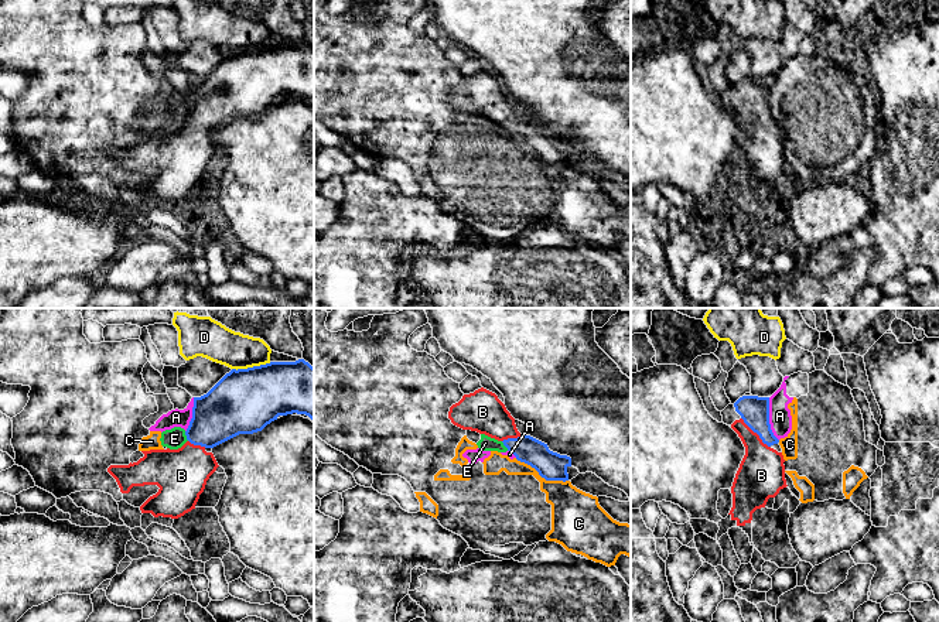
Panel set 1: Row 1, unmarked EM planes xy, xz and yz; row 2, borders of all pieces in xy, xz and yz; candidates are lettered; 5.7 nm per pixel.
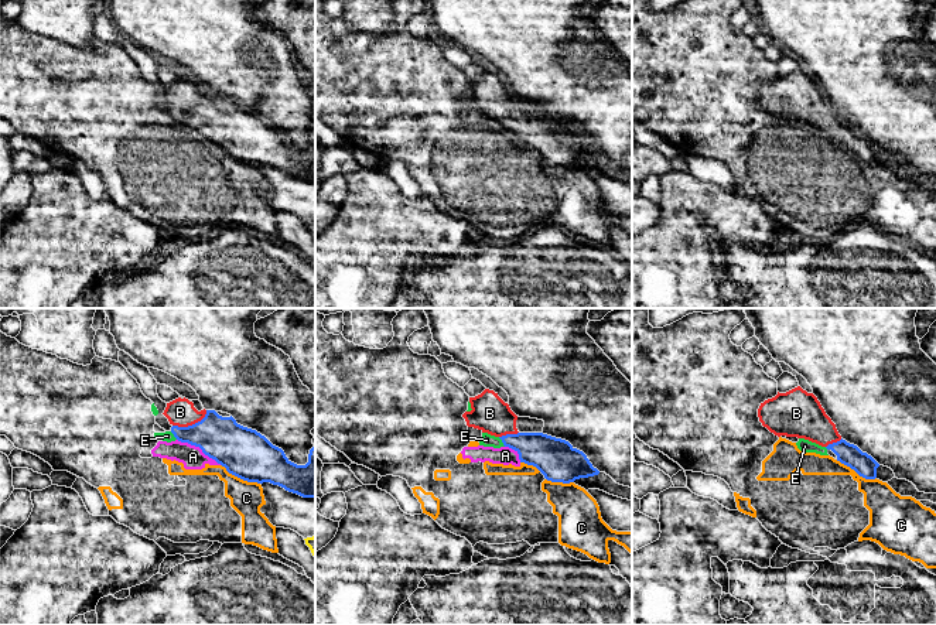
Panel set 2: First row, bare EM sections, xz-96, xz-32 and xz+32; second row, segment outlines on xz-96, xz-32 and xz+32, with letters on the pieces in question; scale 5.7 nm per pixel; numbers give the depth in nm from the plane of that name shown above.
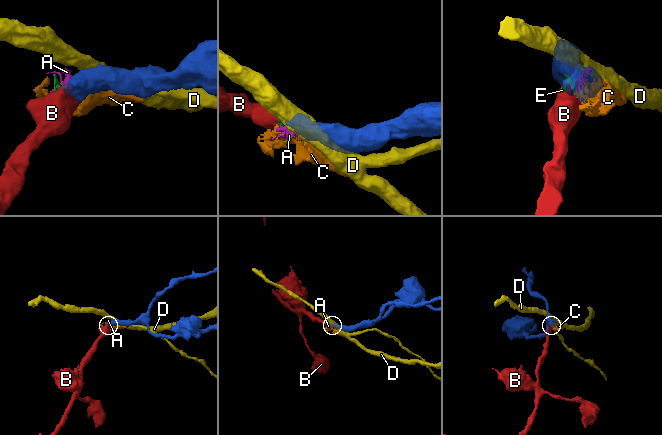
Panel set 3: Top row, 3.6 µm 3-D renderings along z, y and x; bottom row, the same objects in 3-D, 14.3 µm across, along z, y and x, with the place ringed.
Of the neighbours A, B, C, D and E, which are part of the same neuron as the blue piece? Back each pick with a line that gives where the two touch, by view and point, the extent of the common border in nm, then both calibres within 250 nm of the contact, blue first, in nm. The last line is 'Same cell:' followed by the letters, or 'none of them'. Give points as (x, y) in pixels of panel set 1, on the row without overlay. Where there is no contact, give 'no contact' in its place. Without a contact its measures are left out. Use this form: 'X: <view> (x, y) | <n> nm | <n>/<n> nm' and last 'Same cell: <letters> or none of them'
B: yz (755, 115) | 240 nm | 170/260 nm
Same cell: B

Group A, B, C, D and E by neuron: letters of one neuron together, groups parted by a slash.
A C E / B / D

